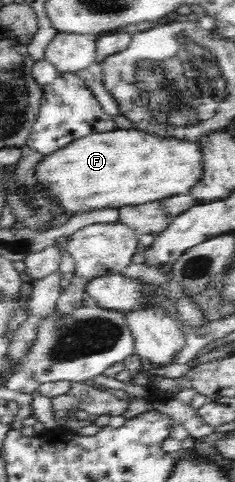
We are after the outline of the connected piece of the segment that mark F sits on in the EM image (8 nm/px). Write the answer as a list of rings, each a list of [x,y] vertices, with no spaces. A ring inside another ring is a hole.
[[[134,127],[116,128],[108,133],[94,133],[68,145],[66,149],[46,156],[37,167],[38,181],[49,185],[51,193],[62,202],[66,214],[78,214],[103,208],[122,208],[128,205],[146,205],[169,197],[188,195],[202,181],[205,174],[204,148],[200,141],[183,141],[159,137]]]

